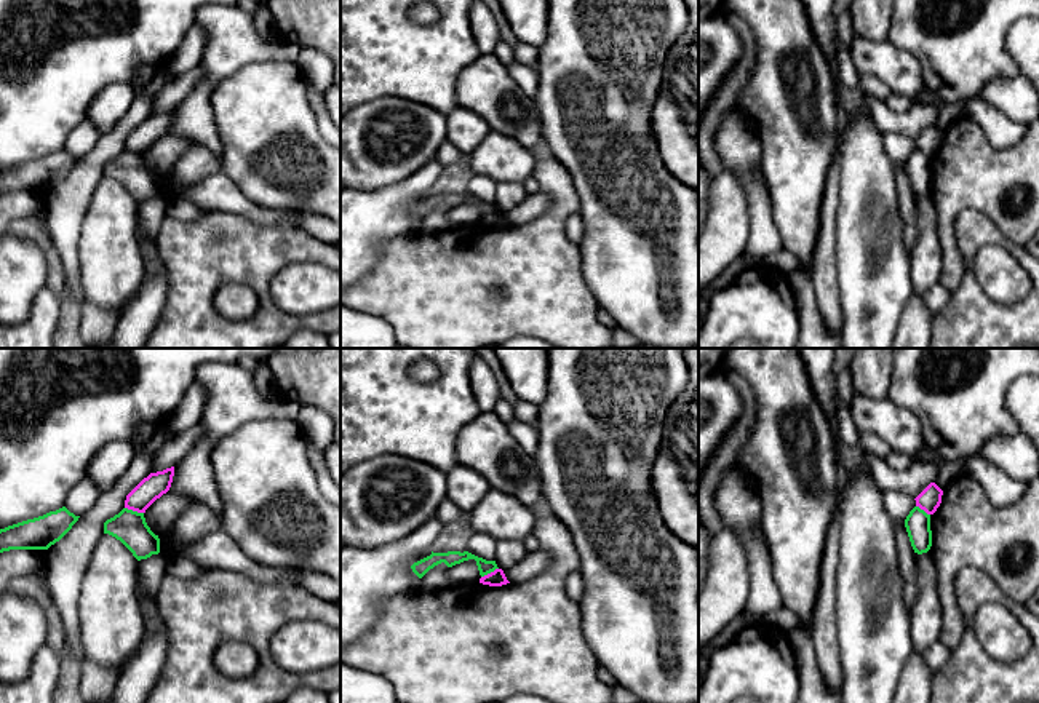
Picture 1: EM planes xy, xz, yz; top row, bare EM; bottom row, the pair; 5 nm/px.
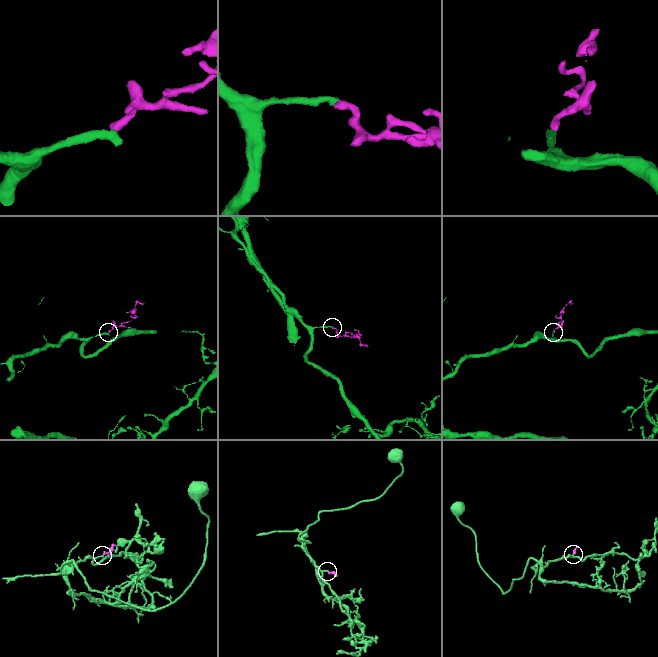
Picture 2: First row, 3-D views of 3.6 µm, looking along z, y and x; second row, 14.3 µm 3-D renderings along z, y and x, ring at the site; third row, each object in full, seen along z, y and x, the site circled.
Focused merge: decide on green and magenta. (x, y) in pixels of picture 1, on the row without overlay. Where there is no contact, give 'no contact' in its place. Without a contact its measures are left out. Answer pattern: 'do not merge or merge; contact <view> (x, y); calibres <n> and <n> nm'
do not merge; contact xy (135, 154); calibres 170 and 120 nm

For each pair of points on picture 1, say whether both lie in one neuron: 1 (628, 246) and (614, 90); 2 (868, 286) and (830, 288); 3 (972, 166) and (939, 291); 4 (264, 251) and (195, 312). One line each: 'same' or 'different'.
1: same
2: different
3: different
4: same

